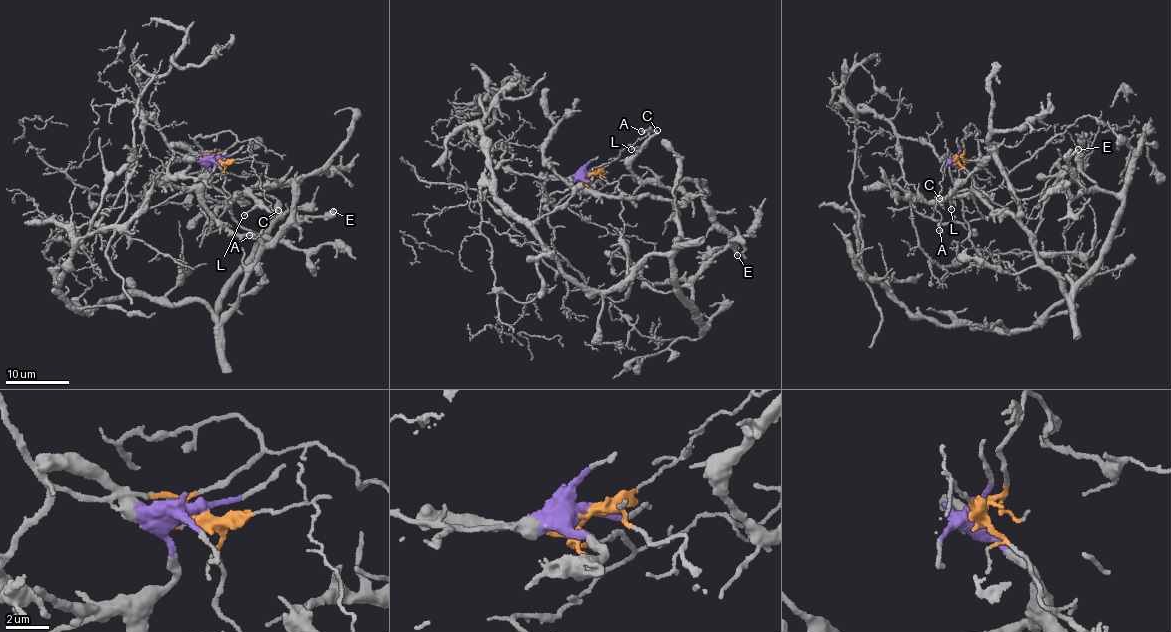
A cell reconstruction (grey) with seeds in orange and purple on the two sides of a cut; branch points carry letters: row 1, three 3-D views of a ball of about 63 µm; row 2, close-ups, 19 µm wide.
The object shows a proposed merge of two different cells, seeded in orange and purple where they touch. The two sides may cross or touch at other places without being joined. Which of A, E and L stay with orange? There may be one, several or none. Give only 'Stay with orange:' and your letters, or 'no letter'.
Stay with orange: A

